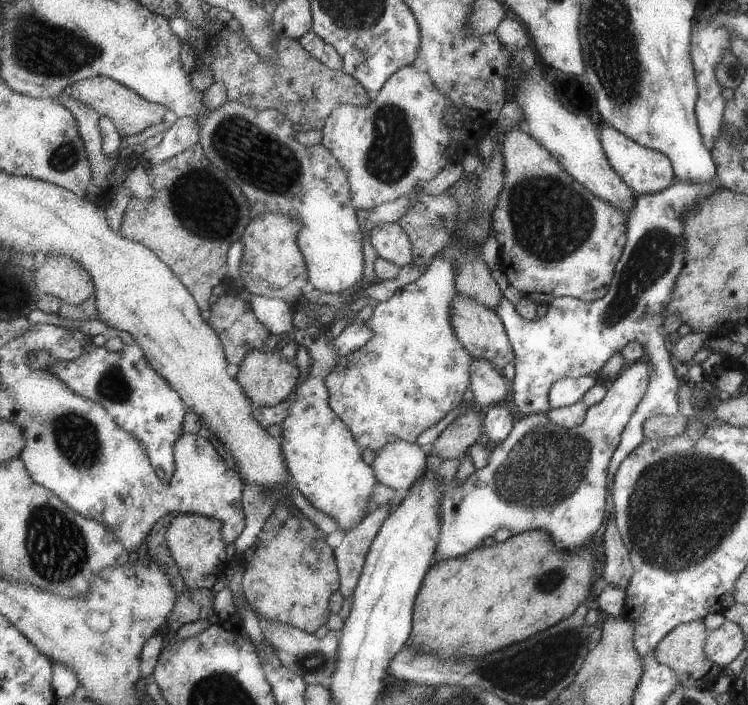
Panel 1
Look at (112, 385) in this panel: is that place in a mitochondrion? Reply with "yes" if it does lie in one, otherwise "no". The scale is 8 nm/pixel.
yes

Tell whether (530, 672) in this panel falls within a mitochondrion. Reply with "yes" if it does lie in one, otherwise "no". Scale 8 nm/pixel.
yes

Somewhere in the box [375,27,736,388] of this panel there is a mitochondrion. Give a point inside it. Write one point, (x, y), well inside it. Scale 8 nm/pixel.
(549, 220)

